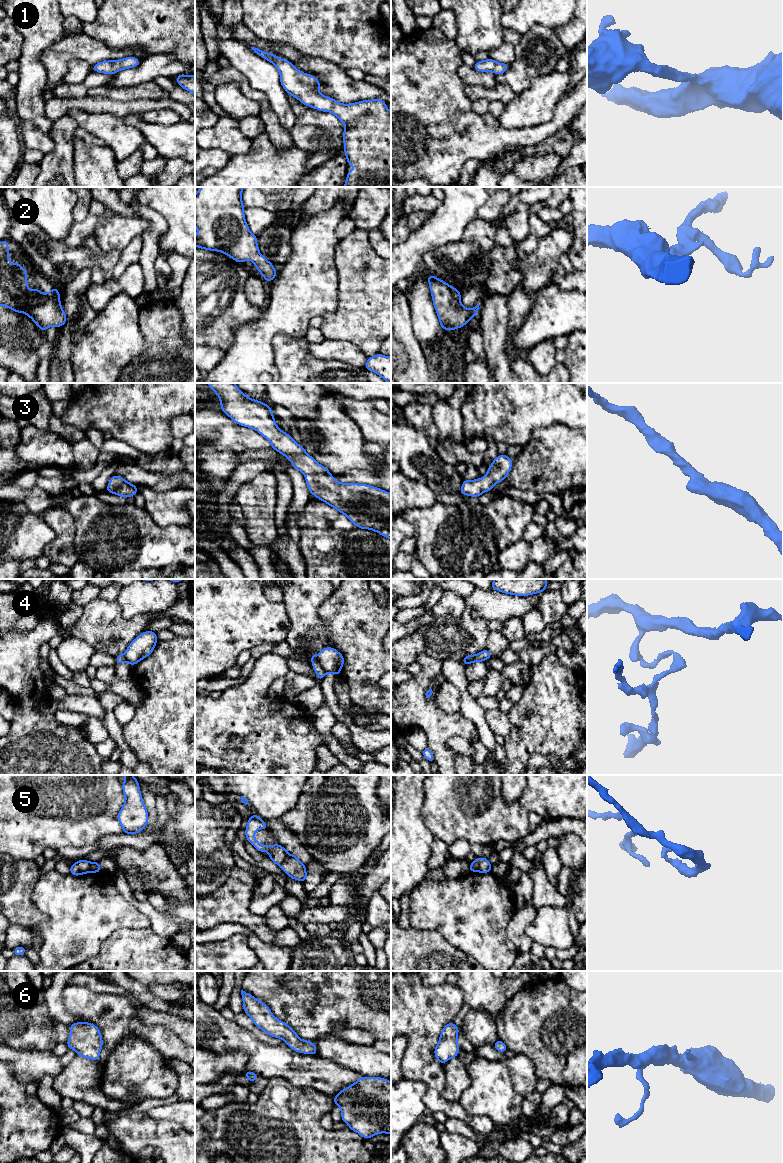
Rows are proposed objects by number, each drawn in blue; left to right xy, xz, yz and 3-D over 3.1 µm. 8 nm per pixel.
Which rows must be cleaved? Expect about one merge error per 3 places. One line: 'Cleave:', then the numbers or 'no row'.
Cleave: 4, 5

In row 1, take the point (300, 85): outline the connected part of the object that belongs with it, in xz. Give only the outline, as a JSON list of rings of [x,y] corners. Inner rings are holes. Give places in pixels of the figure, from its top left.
[[[254,47],[251,49],[278,69],[280,83],[288,95],[292,95],[306,106],[333,113],[345,125],[342,134],[344,155],[348,165],[352,165],[355,169],[347,171],[343,187],[391,187],[391,111],[387,109],[383,100],[363,100],[351,104],[339,103],[318,91],[321,84],[313,75],[299,71],[291,62],[273,53],[267,53]]]

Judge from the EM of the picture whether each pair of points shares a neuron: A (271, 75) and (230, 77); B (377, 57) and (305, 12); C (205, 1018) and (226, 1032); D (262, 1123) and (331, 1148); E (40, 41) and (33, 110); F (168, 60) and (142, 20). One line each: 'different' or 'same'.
A: different
B: same
C: same
D: same
E: same
F: different

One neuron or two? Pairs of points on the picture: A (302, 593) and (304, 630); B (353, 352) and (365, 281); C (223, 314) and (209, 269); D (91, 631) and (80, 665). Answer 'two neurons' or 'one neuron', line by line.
A: one neuron
B: two neurons
C: one neuron
D: two neurons

